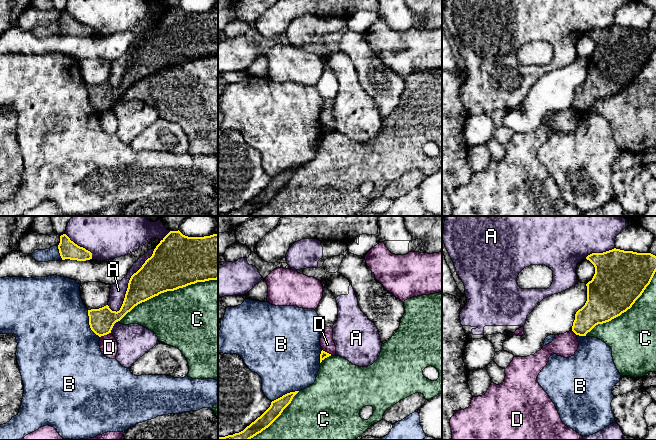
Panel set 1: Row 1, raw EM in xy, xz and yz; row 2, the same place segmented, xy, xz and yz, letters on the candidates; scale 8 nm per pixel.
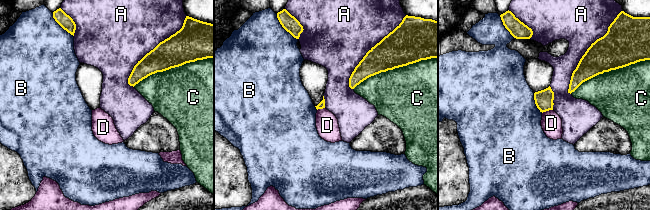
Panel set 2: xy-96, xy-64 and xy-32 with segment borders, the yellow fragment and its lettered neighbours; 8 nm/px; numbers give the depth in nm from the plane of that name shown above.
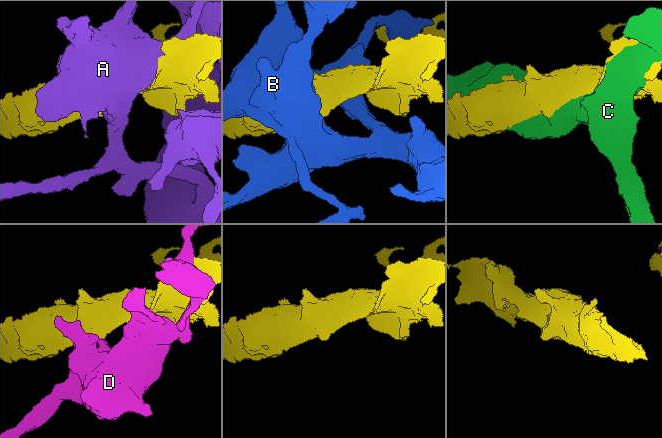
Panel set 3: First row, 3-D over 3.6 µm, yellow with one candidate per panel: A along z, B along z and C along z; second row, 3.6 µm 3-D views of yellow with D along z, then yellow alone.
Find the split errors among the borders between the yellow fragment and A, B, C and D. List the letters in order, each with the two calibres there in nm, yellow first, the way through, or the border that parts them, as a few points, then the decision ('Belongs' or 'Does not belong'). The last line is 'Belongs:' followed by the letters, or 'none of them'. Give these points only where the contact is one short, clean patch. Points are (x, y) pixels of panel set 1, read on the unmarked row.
A: Thickness 300 nm (yellow) against 130 nm. Does not belong
B: Thickness 200 nm (yellow) against 500 nm. Does not belong
C: Thickness 420 nm (yellow) against 460 nm. Does not belong
D: Thickness 200 nm (yellow) against 140 nm. Does not belong
Belongs: none of them

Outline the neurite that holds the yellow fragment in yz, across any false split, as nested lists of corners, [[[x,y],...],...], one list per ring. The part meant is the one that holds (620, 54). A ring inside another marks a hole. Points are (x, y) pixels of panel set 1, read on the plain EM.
[[[612,25],[603,29],[592,29],[586,33],[595,43],[595,50],[587,62],[587,77],[575,90],[572,107],[586,112],[596,101],[611,97],[632,83],[650,60],[656,48],[656,32]]]

